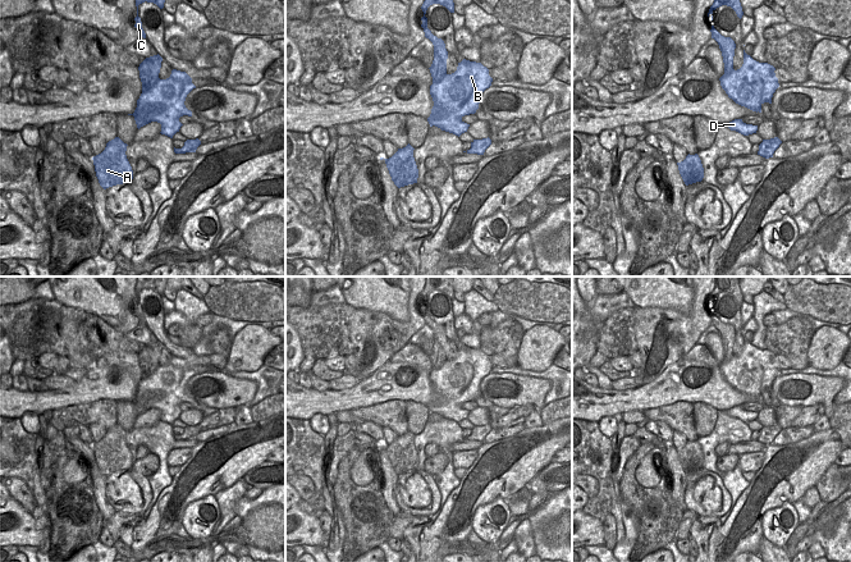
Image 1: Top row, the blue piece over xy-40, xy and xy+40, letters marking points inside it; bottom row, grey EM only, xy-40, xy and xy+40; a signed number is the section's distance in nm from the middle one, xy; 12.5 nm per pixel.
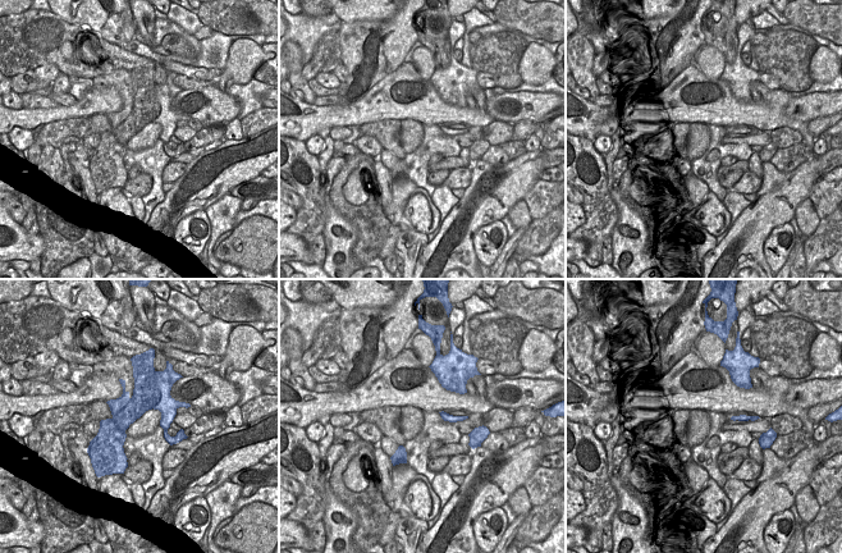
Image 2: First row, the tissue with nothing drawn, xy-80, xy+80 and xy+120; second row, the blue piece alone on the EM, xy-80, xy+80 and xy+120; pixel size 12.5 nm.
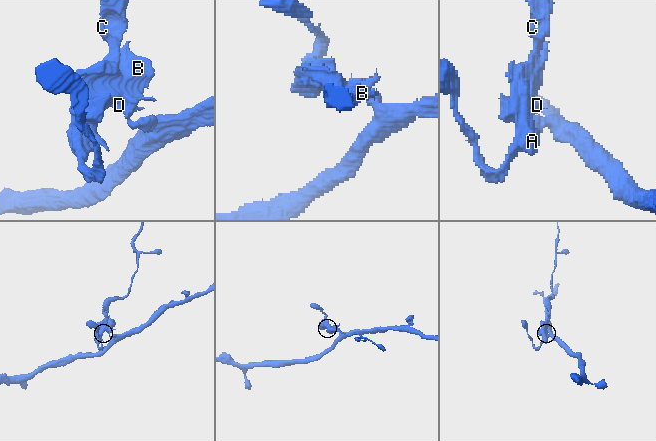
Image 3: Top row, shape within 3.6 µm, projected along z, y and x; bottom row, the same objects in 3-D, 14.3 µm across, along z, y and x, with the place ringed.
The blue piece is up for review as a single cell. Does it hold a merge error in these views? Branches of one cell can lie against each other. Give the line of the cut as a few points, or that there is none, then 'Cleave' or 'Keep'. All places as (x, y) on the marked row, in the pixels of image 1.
Split along xy-40 (140, 97), (142, 103), (159, 108), (154, 120). Cleave.

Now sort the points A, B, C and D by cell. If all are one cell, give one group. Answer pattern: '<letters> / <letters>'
A C / B D

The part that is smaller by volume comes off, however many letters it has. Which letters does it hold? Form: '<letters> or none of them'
A, C

